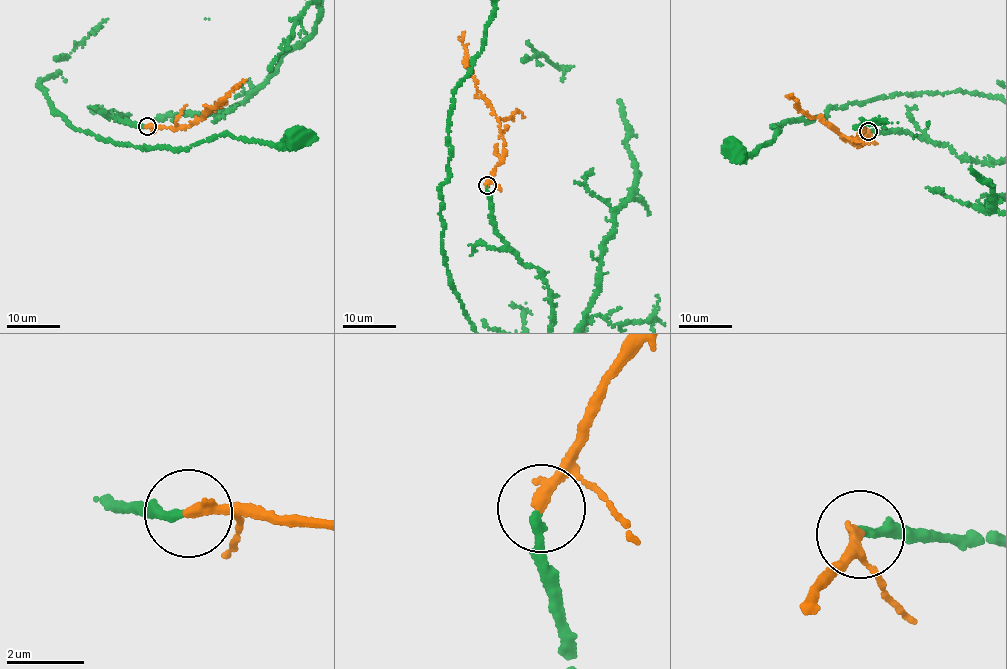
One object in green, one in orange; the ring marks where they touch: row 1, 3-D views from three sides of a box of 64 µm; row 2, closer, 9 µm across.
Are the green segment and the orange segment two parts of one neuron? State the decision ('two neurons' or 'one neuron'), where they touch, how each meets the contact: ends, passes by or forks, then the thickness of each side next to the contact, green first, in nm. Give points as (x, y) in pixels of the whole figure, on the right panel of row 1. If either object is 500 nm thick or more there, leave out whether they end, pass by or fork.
one neuron | (868, 131) | green ends | orange ends | 240/300 nm

